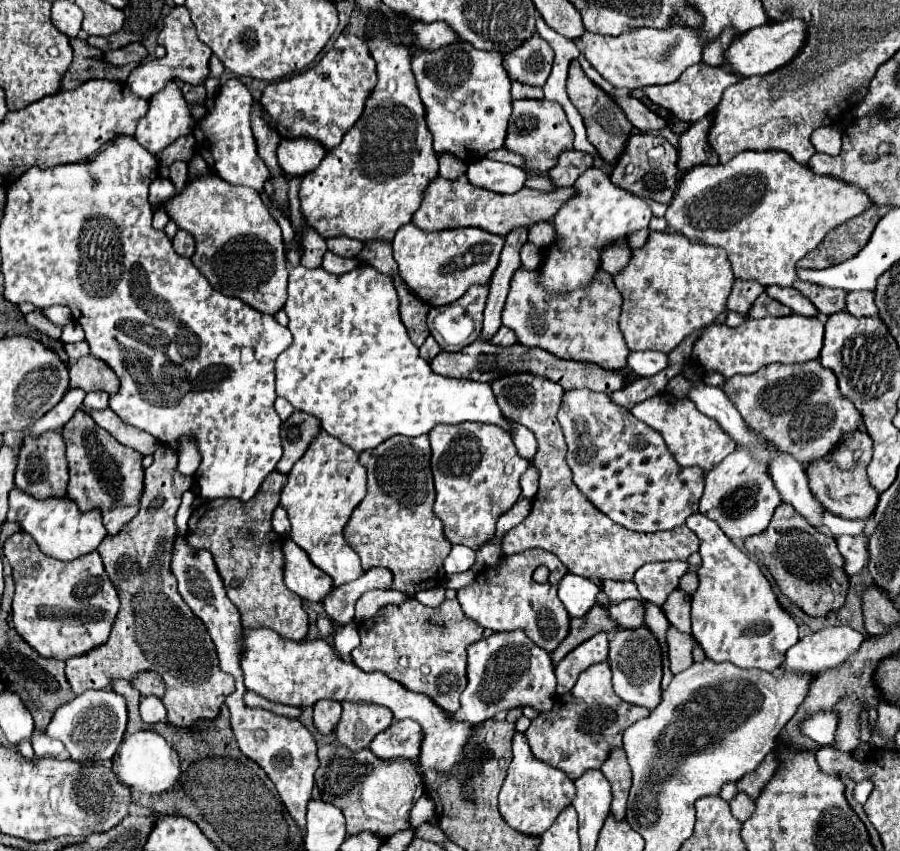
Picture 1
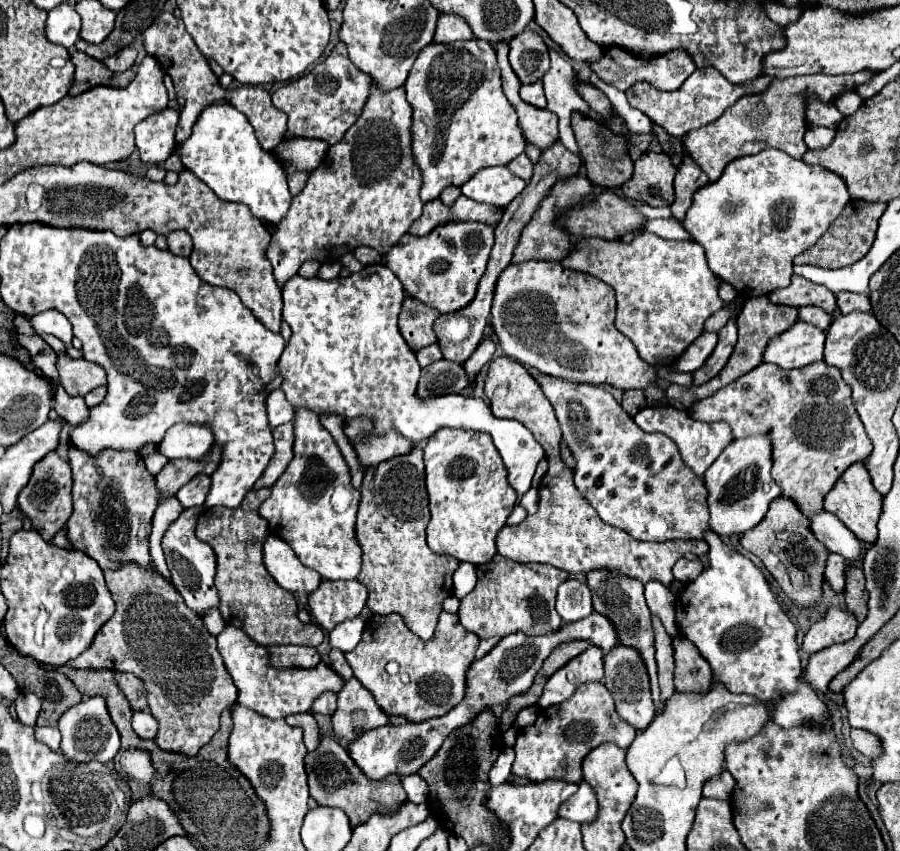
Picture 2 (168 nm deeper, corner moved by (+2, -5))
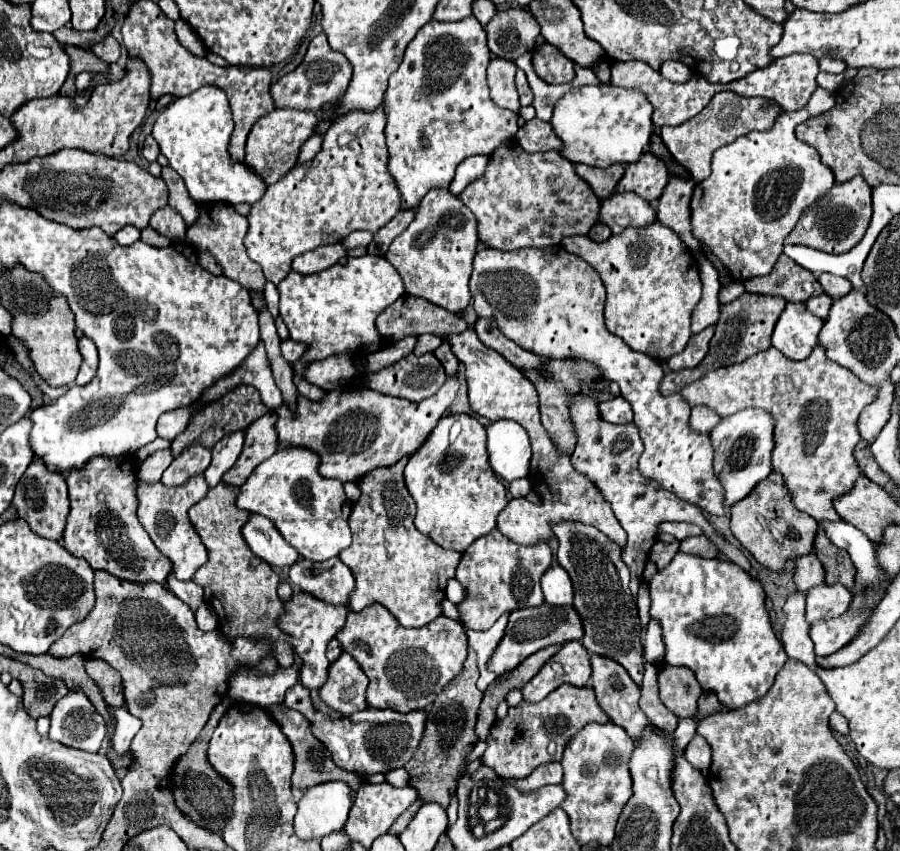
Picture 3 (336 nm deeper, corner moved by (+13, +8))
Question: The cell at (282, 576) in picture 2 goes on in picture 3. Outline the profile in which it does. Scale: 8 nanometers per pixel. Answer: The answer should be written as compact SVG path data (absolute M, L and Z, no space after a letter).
M251 513L241 533L247 545L251 547L251 551L263 561L267 561L269 565L291 567L299 559L299 553L295 551L295 547L291 547L277 531L277 527L263 515Z

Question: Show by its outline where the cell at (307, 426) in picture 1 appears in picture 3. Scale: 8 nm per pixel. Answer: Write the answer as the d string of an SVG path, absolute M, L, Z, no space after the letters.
M265 413L245 429L243 451L221 481L233 487L241 487L251 471L277 451L277 433L275 433L275 413Z

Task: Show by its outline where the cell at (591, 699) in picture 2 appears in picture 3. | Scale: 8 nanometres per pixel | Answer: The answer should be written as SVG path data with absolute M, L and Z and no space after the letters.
M561 685L539 703L521 701L519 705L509 707L507 717L491 727L491 733L487 737L487 749L481 757L481 763L489 765L501 779L523 779L541 763L551 761L551 755L547 753L547 745L551 739L557 745L555 761L561 761L563 747L567 745L567 741L573 737L573 733L581 731L591 721L609 721L609 717L597 705L593 689Z

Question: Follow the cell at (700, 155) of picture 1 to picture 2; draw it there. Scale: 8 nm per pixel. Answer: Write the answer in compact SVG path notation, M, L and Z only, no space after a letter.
M684 156L682 164L678 166L676 178L674 178L674 202L672 202L672 214L676 220L682 220L686 210L692 204L692 194L702 188L702 184L708 184L706 172L692 160L692 156Z

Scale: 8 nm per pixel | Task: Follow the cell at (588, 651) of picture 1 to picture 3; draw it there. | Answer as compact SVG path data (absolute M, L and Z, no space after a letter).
M569 641L523 687L523 699L529 703L537 703L545 699L551 691L555 691L561 683L585 687L589 683L589 677L589 651L585 651L579 641Z

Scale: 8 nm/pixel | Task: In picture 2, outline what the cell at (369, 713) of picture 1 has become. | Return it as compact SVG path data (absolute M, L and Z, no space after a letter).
M356 678L346 680L338 694L338 710L332 716L334 734L344 742L354 742L362 732L388 724L388 714Z

